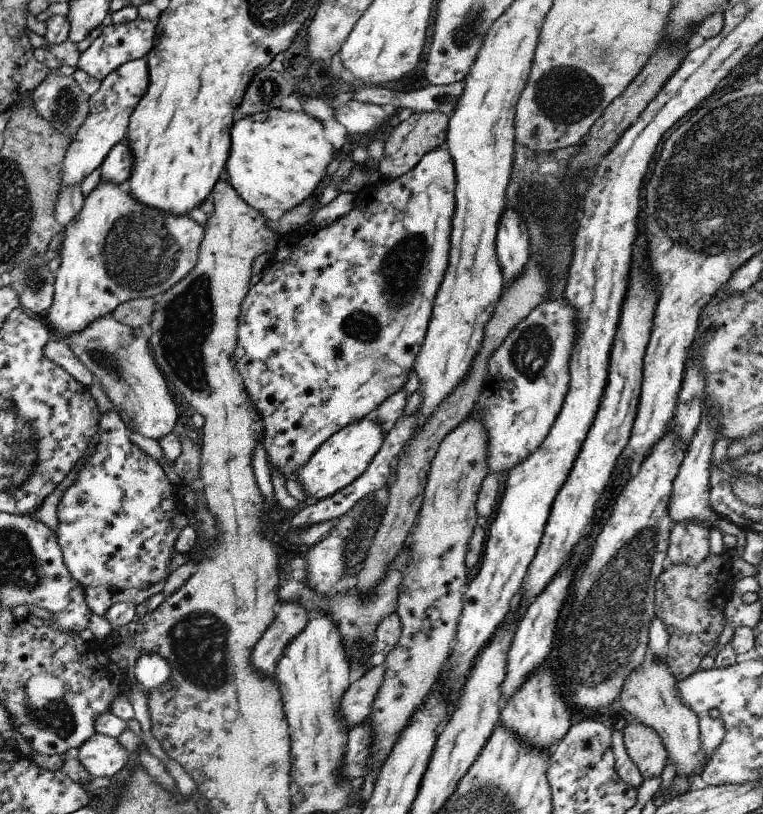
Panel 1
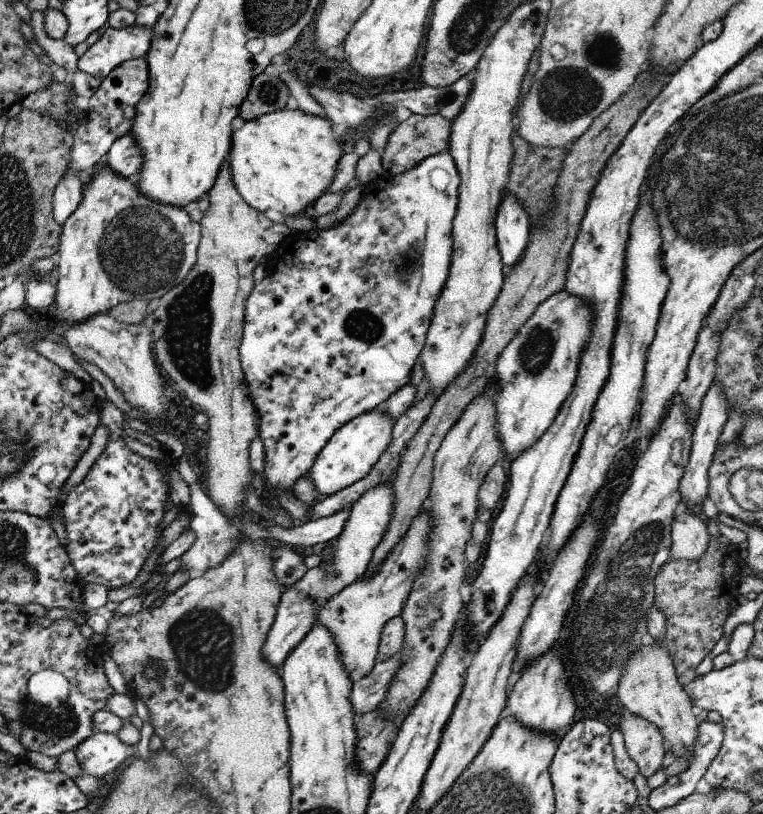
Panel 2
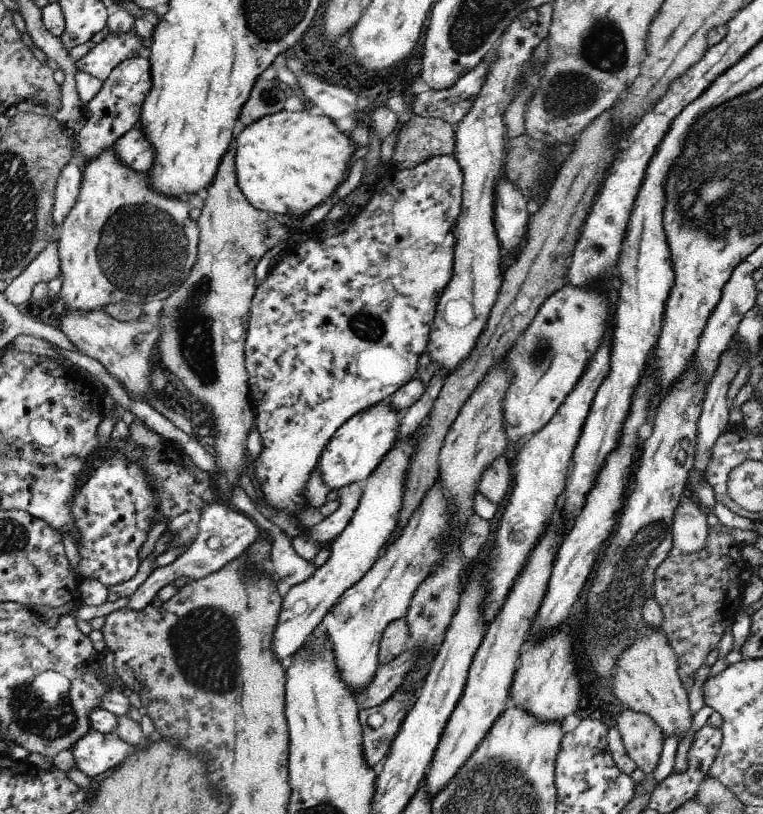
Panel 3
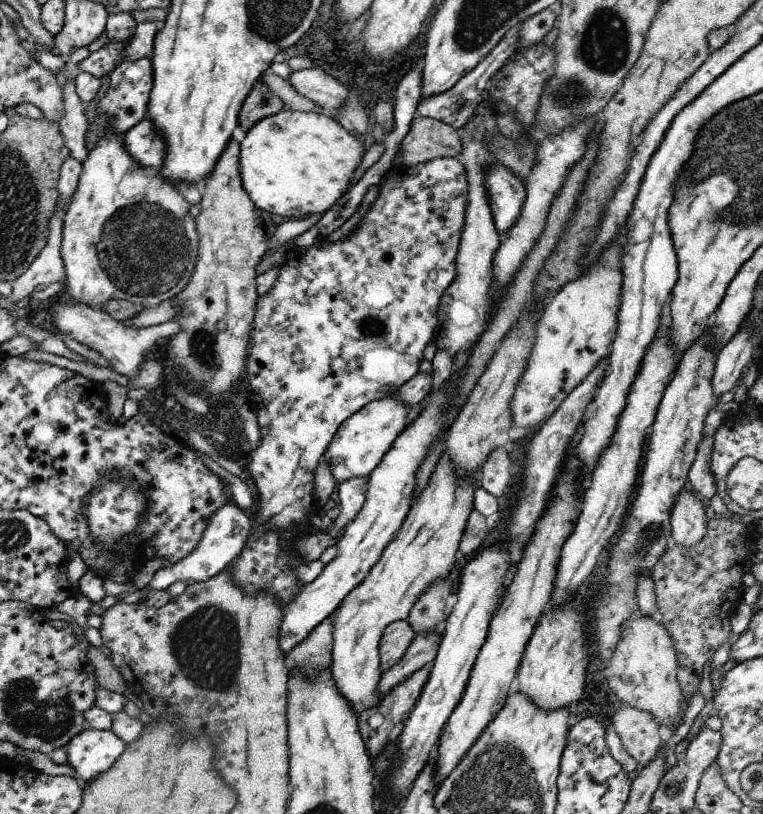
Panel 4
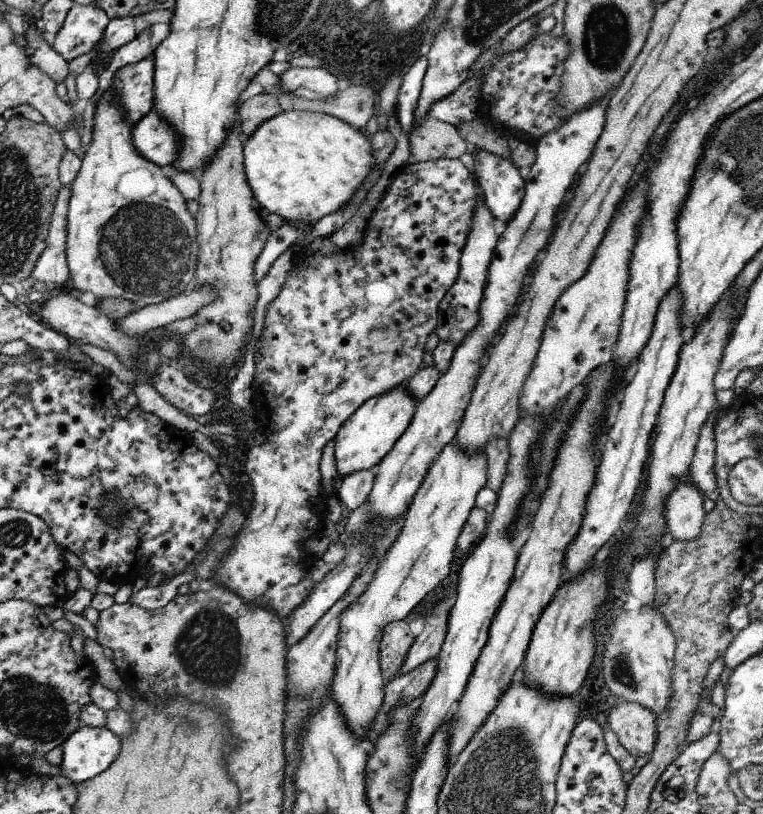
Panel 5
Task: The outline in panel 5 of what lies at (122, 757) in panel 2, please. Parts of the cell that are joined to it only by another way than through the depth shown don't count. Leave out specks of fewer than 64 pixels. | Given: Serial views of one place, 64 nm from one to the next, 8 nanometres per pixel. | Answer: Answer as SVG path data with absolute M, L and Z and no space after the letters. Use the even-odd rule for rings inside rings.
M81 725L61 744L59 775L78 783L103 772L119 754L120 738L103 727Z

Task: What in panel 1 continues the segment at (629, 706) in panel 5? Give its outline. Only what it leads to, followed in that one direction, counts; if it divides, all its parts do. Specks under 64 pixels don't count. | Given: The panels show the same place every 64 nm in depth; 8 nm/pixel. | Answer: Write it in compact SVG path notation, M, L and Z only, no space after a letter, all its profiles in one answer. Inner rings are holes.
M629 722L622 728L622 741L642 780L655 778L668 763L659 735L643 723Z

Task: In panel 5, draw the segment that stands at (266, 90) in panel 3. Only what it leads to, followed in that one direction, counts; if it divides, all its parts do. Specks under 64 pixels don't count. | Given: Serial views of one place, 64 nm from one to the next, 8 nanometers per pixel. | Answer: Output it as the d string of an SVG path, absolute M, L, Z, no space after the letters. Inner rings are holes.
M265 92L248 98L237 107L241 122L237 128L245 138L249 138L254 130L266 120L281 112L277 96Z

